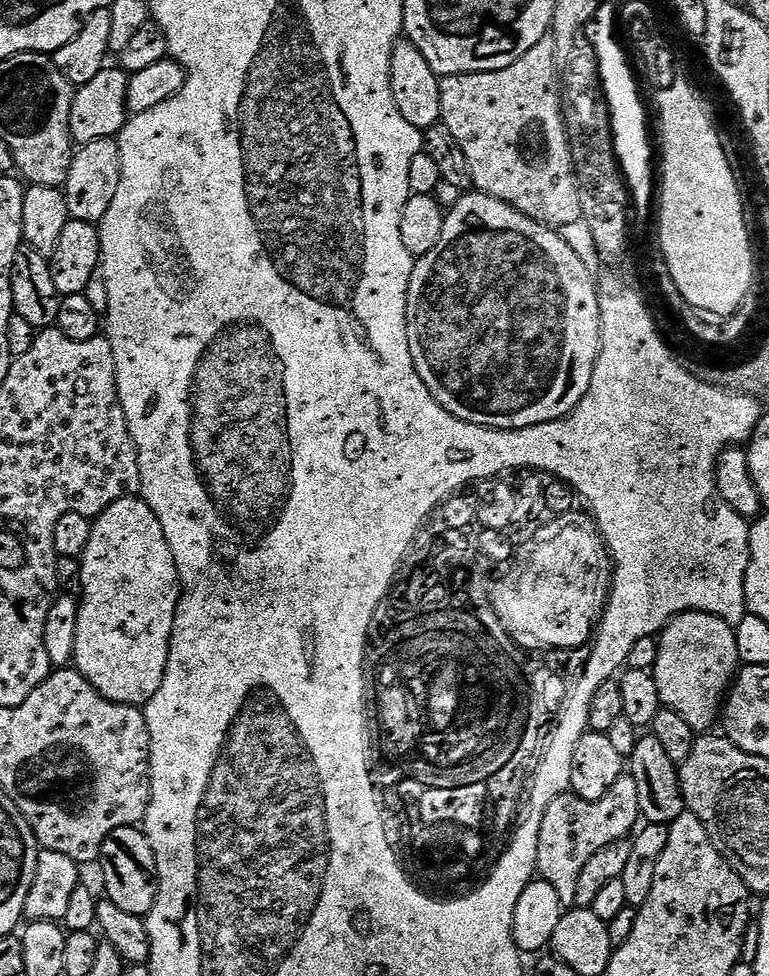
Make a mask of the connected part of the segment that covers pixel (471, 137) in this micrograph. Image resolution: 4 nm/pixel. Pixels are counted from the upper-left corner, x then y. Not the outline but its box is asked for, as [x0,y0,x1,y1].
[440,35,582,230]

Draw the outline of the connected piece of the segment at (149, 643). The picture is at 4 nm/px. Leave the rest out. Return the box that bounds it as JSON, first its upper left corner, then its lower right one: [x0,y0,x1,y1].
[74,495,182,706]

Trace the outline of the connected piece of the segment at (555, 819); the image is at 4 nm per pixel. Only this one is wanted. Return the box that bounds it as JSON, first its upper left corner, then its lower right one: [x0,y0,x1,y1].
[536,774,641,905]

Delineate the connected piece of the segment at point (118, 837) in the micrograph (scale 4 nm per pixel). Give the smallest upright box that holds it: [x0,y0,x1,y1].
[98,827,158,917]

